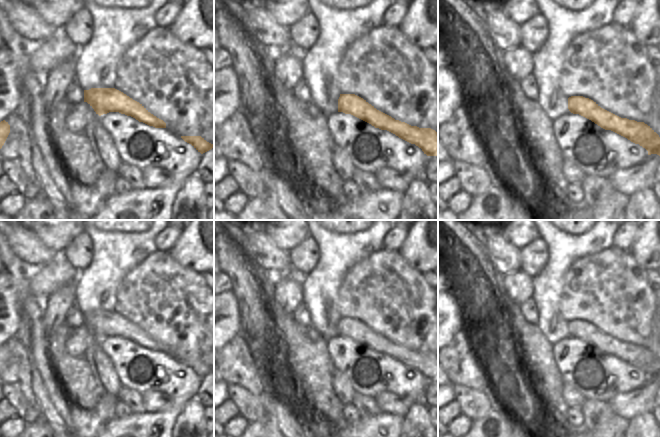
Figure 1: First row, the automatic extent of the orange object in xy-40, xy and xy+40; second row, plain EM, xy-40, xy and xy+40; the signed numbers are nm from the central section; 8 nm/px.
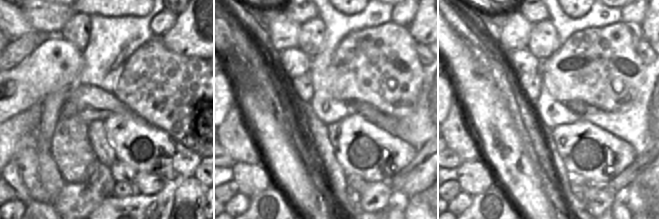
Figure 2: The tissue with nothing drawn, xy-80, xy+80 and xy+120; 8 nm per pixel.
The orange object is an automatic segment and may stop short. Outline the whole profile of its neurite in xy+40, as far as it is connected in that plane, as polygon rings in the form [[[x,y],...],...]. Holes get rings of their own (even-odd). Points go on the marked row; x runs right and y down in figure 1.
[[[583,96],[568,98],[568,109],[579,114],[605,130],[611,130],[648,151],[648,155],[660,156],[660,137],[644,122],[621,118],[603,108],[596,102]]]

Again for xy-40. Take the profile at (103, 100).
[[[91,88],[84,90],[87,102],[99,116],[119,112],[131,116],[149,126],[166,128],[166,123],[151,114],[142,104],[115,88]]]

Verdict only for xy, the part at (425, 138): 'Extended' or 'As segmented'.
As segmented.

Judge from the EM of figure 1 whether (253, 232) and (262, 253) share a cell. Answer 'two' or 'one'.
one

